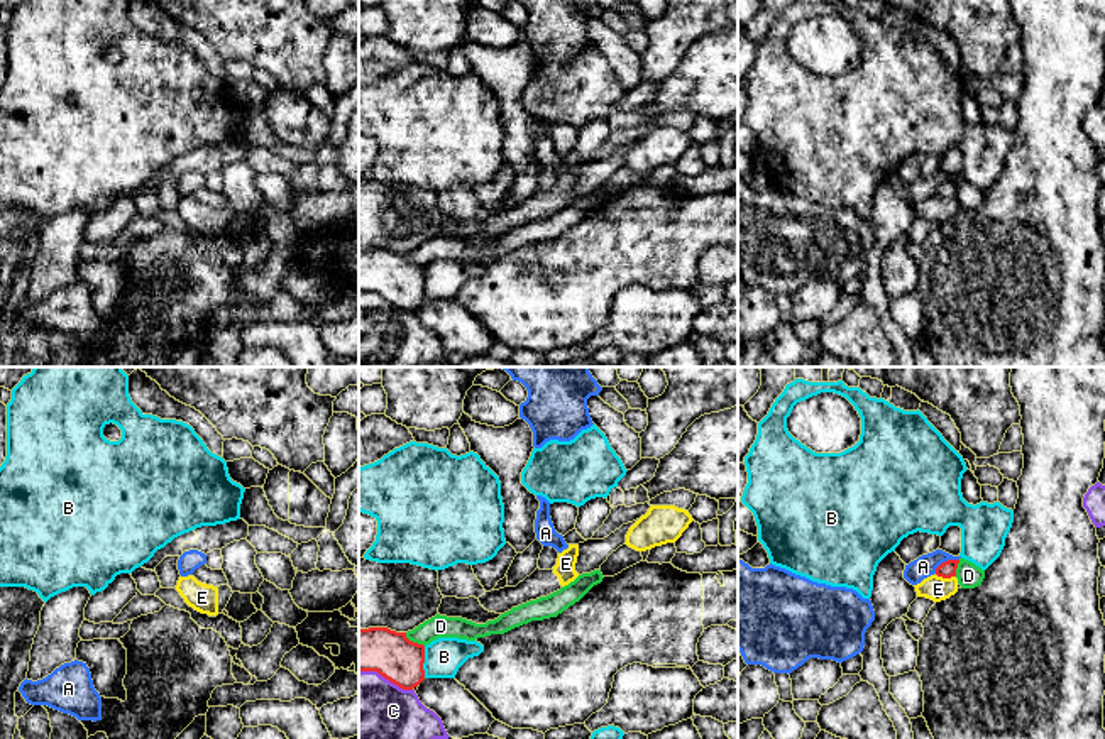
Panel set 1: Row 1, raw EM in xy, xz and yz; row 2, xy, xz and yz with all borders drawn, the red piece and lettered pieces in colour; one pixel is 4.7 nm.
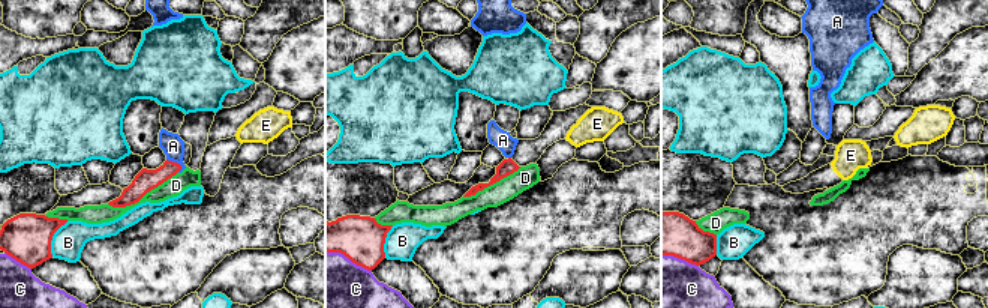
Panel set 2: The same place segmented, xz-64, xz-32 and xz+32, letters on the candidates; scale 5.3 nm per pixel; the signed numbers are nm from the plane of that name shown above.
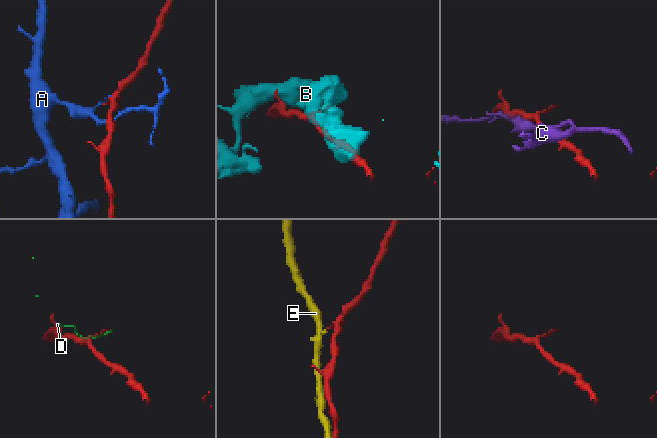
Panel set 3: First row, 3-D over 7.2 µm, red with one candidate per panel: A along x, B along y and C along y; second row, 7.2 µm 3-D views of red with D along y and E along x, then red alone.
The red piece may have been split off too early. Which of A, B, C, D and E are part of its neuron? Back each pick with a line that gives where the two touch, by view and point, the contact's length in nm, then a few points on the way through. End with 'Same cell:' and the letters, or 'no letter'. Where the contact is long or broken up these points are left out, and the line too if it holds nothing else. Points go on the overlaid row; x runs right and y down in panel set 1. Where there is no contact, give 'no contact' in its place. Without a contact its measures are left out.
Same cell: no letter

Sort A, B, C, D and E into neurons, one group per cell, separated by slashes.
A / B / C / D / E

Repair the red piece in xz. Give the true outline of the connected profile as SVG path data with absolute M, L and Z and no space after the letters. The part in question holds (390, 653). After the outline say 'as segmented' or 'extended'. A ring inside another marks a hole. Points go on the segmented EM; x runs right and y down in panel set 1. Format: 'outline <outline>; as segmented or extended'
outline M388 627L359 629L359 671L377 671L403 690L425 680L425 646Z; as segmented

